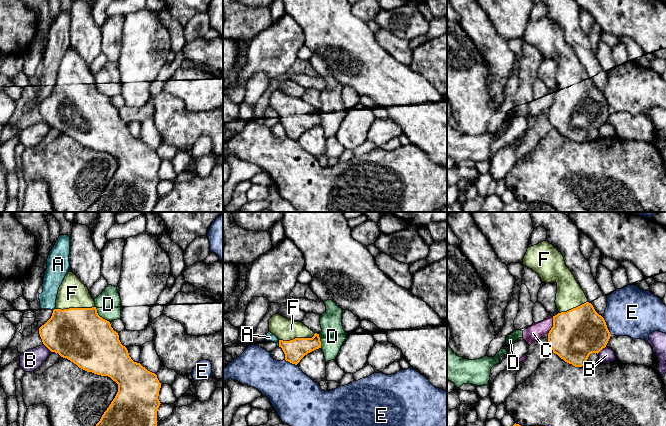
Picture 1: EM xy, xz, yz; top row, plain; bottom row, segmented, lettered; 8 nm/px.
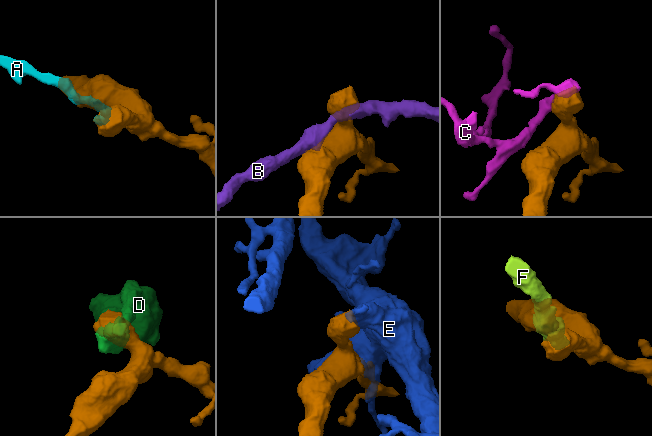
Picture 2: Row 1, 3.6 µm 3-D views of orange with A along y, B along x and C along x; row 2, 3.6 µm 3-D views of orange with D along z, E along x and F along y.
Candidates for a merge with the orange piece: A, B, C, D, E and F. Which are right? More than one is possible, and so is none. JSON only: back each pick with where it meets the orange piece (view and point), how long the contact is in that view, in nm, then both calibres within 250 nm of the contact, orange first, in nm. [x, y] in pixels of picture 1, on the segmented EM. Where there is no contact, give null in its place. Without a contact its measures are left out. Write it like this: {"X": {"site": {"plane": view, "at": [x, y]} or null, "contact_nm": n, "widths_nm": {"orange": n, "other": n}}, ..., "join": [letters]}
{"F": {"site": {"plane": "xy", "at": [74, 308]}, "contact_nm": 320, "widths_nm": {"orange": 440, "other": 240}}, "join": ["F"]}

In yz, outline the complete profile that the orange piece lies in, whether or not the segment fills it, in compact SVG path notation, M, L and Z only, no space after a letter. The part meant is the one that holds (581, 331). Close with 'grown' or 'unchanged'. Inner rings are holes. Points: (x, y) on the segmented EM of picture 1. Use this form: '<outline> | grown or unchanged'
M548 241L530 246L523 258L523 265L536 272L542 282L557 283L555 303L559 313L553 316L553 327L548 333L548 343L553 353L575 367L584 366L589 355L598 354L610 339L611 334L604 318L588 302L584 291L566 266L561 252Z | grown

